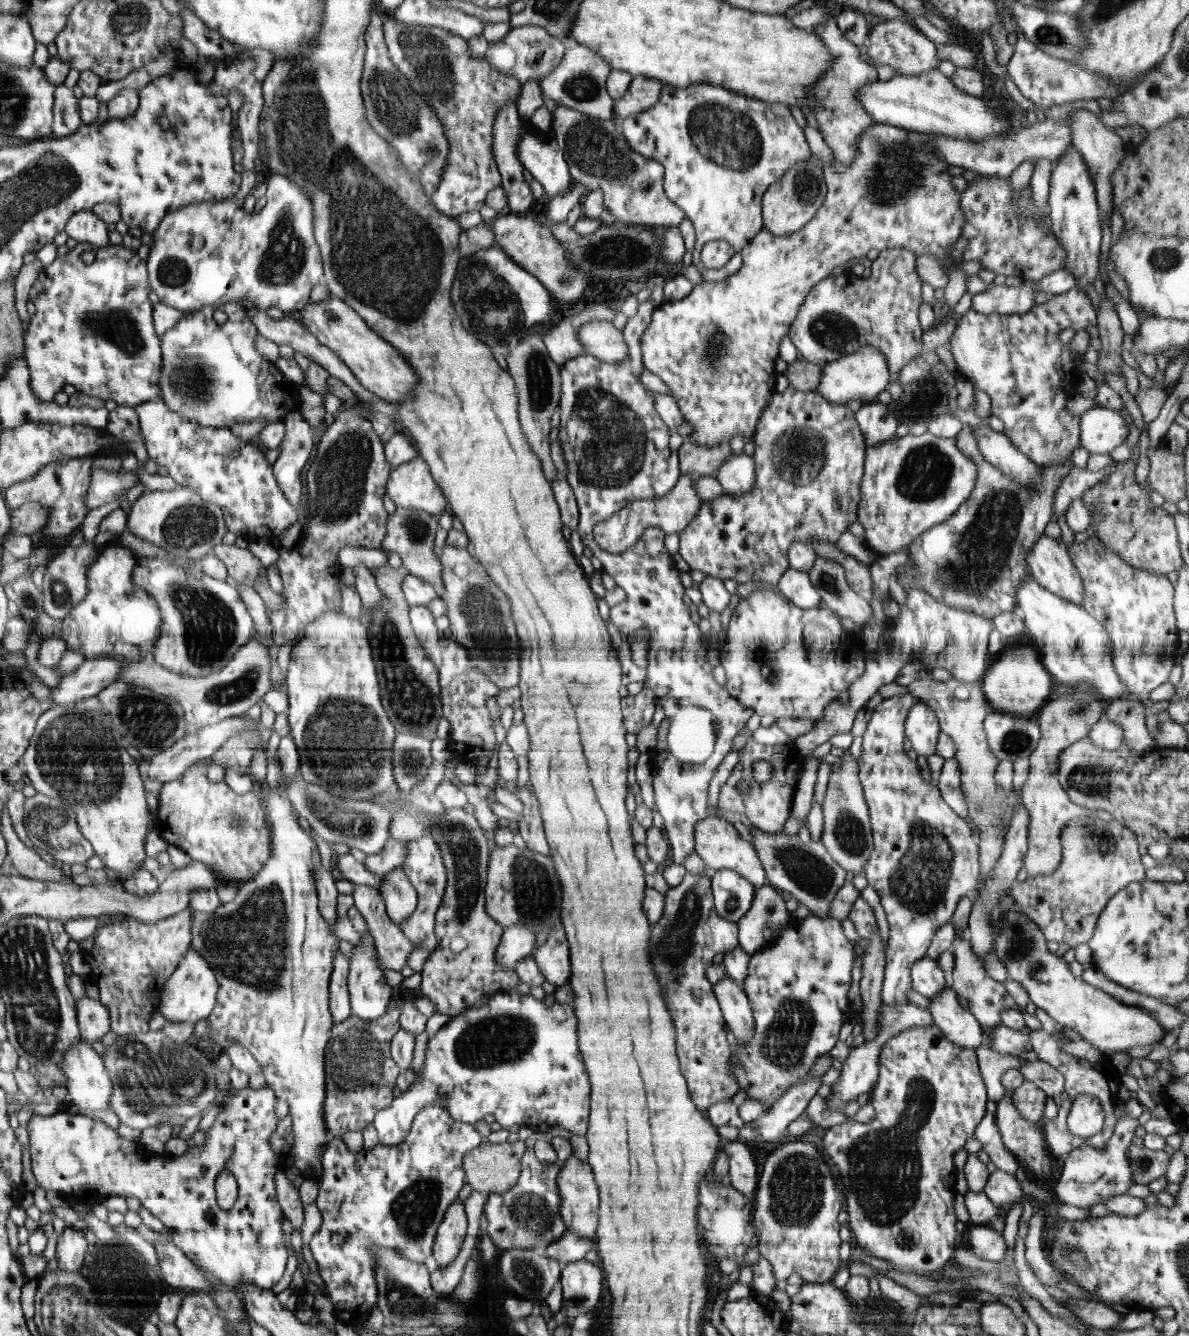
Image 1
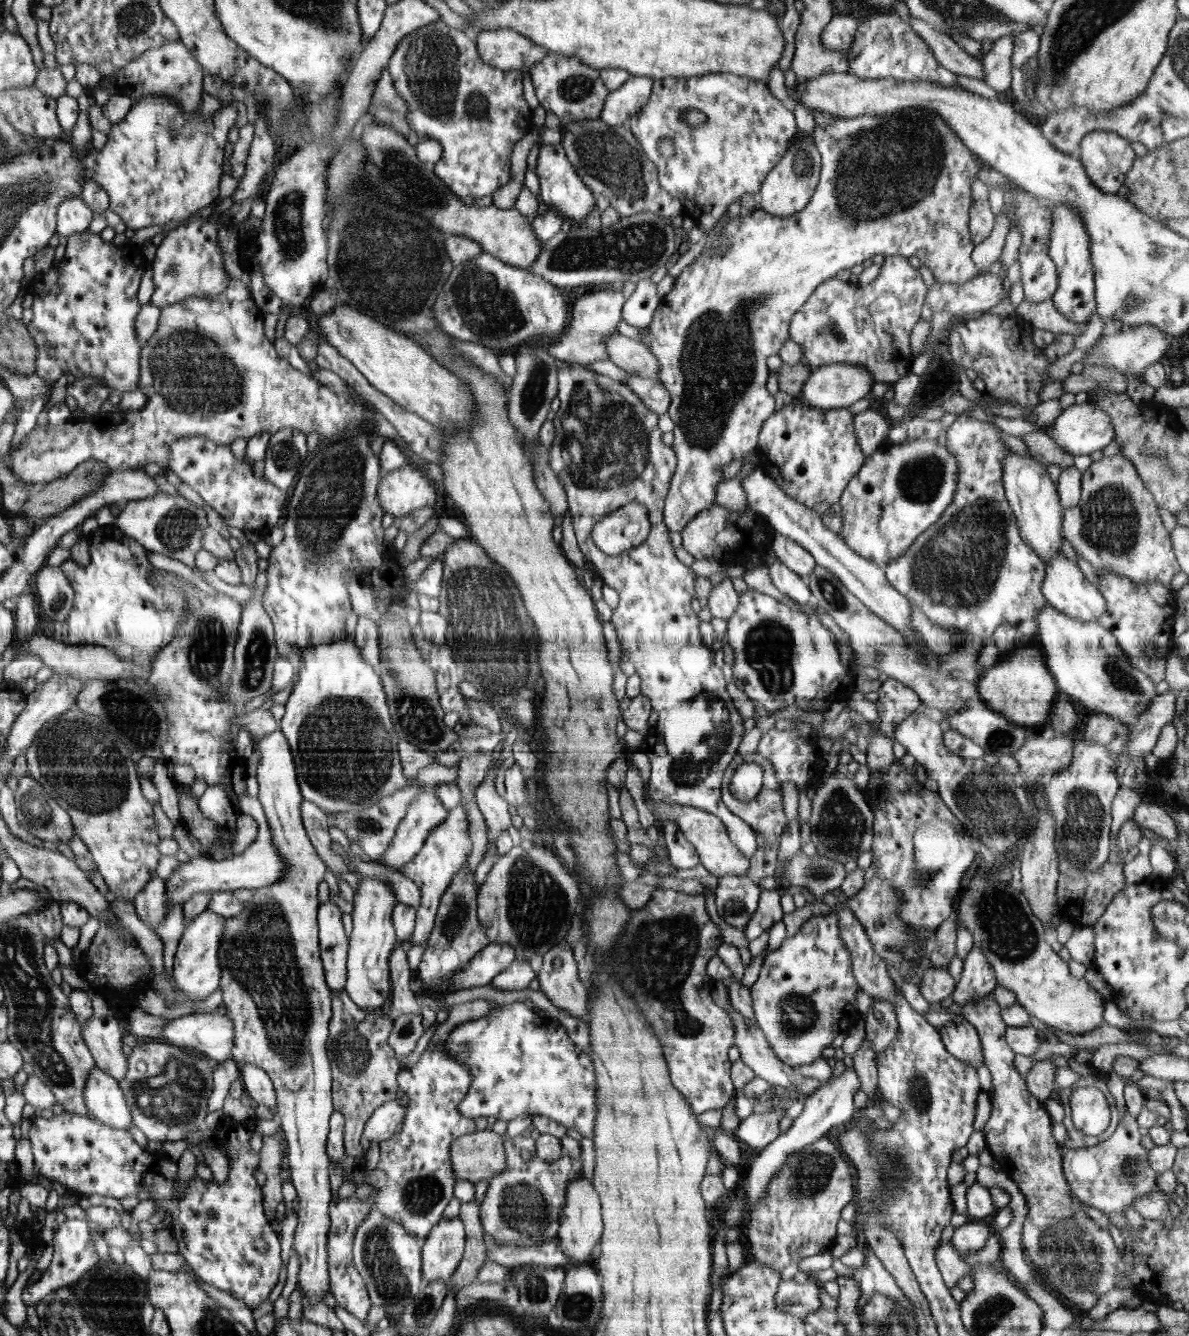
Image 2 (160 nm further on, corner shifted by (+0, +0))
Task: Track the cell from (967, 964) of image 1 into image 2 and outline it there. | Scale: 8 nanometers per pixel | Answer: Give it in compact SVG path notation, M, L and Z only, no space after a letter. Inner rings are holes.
M992 993L977 1002L967 1002L961 1010L962 1016L977 1030L984 1055L983 1064L989 1068L992 1076L992 1086L987 1090L990 1095L991 1115L983 1126L987 1149L1002 1173L1013 1180L1024 1195L1028 1210L1022 1225L1021 1246L1026 1260L1034 1267L1035 1274L1041 1284L1056 1298L1062 1300L1069 1309L1079 1313L1087 1313L1093 1309L1098 1299L1106 1292L1114 1289L1116 1275L1121 1271L1119 1249L1112 1236L1094 1223L1084 1213L1083 1202L1075 1199L1063 1171L1062 1146L1056 1143L1052 1135L1052 1124L1046 1106L1028 1090L1025 1075L1018 1072L1014 1066L1015 1052L1010 1050L1005 1042L1005 1022L1001 1017L1001 1008Z

